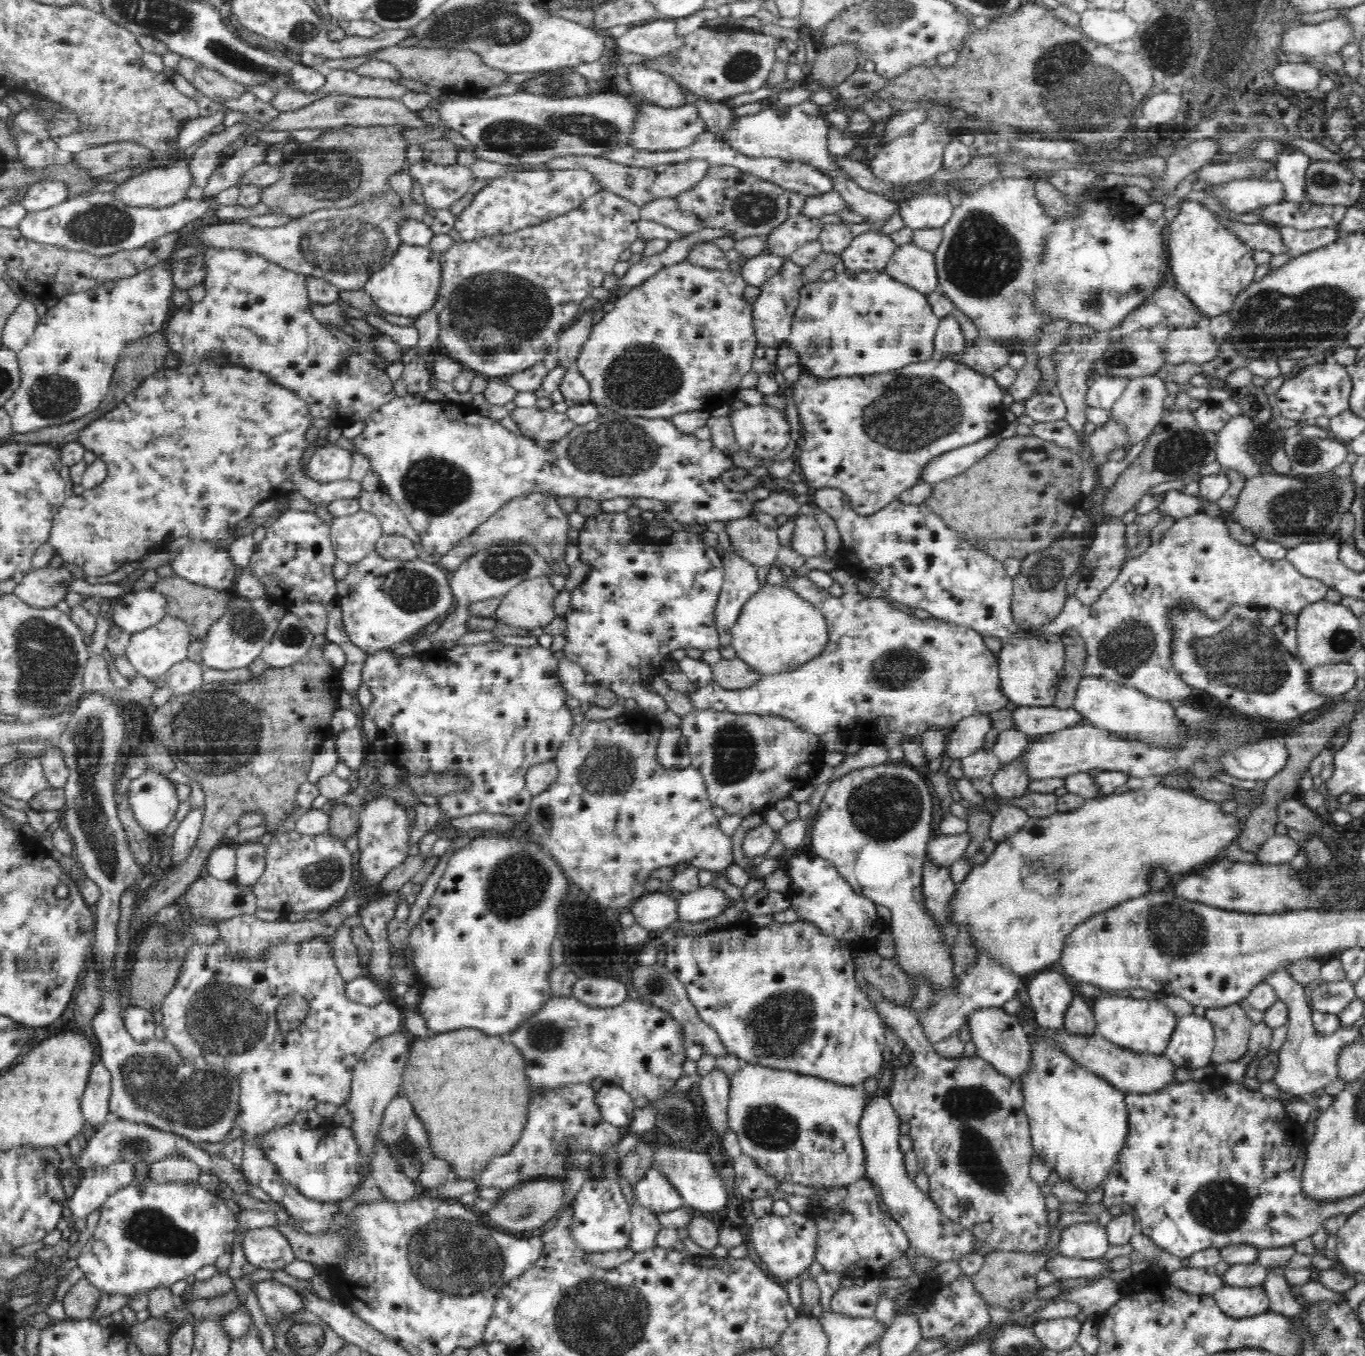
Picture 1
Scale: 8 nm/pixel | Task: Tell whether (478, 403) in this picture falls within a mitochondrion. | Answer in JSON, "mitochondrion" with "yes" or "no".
{"mitochondrion":"no"}

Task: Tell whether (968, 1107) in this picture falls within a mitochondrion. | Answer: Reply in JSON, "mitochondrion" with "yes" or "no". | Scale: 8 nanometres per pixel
{"mitochondrion":"yes"}

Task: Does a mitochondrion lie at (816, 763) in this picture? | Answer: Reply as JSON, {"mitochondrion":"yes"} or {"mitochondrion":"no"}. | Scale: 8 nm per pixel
{"mitochondrion":"no"}

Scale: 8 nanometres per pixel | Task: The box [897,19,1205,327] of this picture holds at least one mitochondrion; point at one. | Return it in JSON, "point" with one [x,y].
{"point":[1073,89]}

